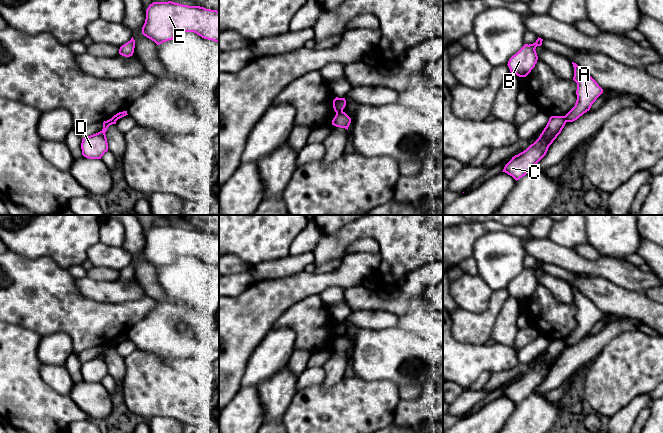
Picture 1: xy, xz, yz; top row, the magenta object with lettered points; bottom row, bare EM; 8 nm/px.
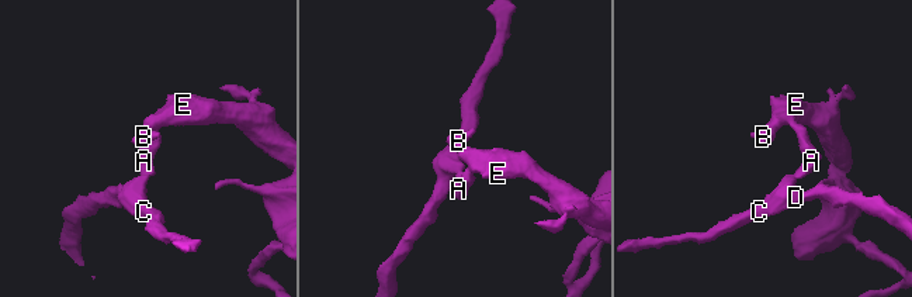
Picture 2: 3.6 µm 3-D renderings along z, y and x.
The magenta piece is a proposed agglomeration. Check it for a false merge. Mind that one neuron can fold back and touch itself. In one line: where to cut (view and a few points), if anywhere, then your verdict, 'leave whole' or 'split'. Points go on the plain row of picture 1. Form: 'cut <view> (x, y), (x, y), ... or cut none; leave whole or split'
cut xz (342, 334), (336, 337); split

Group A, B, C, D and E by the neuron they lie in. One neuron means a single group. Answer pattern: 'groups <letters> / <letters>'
groups A B E / C D

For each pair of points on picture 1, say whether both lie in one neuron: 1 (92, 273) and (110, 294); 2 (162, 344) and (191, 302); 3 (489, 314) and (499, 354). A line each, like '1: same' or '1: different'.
1: different
2: same
3: same

